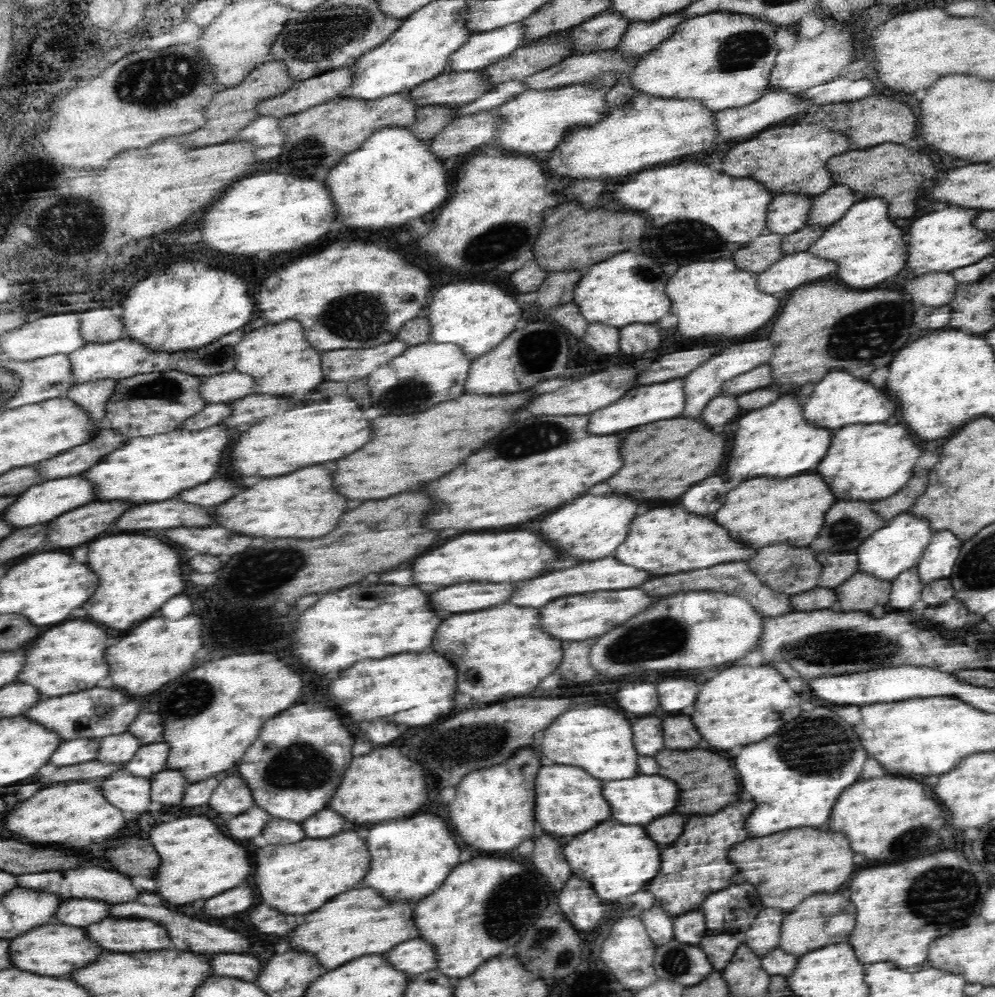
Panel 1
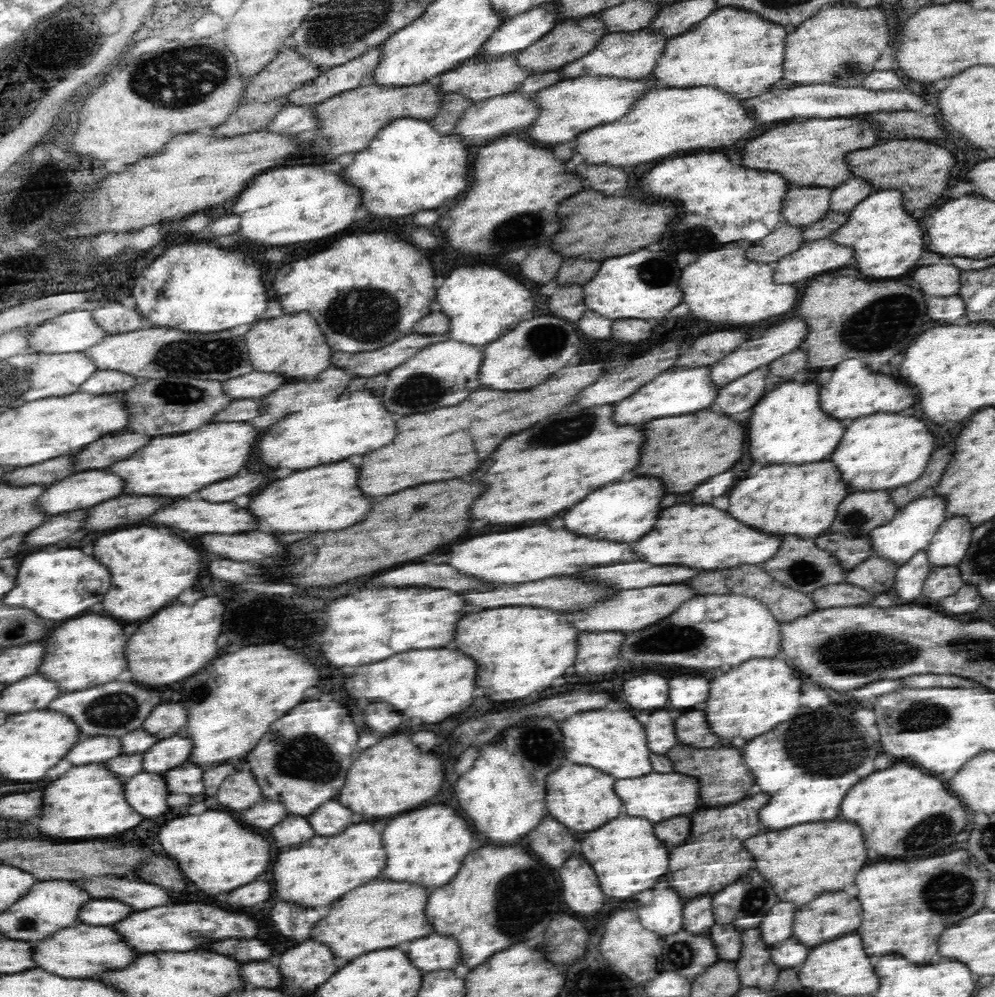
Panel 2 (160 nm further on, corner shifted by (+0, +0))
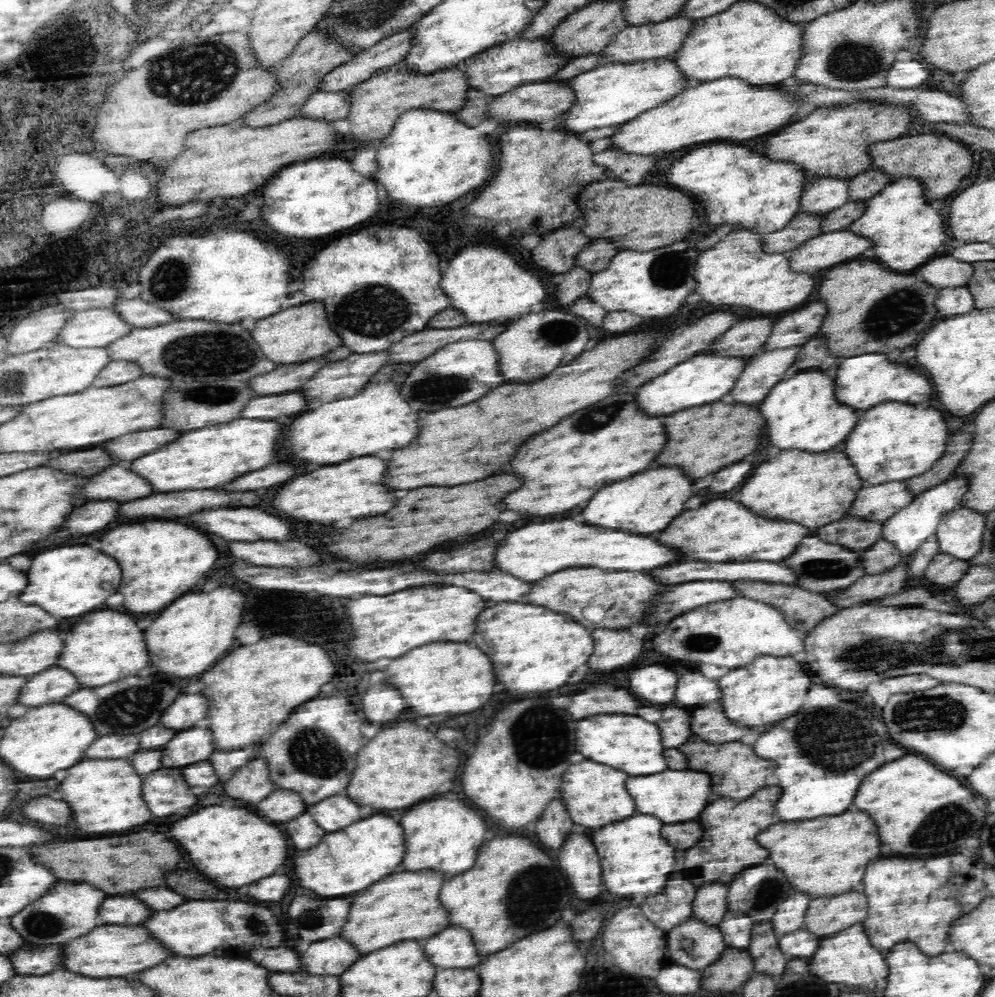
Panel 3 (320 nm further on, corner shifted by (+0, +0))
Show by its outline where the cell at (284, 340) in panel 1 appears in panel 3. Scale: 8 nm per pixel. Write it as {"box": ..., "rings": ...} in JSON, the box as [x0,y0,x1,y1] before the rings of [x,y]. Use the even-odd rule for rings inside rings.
{"box":[250,302,342,366],"rings":[[[310,302],[306,306],[292,306],[272,316],[257,320],[250,334],[262,349],[263,356],[274,362],[275,366],[324,357],[342,344],[338,334],[330,330],[330,322],[326,322],[326,308],[322,306],[322,302]]]}

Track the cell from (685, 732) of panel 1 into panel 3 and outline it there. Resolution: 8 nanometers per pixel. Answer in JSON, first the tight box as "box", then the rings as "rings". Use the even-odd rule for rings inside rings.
{"box":[692,702,754,744],"rings":[[[714,702],[710,708],[698,708],[692,714],[692,732],[712,744],[722,744],[722,742],[734,742],[746,736],[748,732],[754,732],[752,728],[742,728],[734,726],[724,714],[722,706]]]}

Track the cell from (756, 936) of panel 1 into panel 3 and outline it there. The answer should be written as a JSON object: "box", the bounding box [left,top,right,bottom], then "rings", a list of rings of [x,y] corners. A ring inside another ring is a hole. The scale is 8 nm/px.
{"box":[772,894,812,936],"rings":[[[796,894],[796,898],[788,898],[778,905],[774,916],[772,916],[772,929],[776,936],[786,936],[803,927],[806,906],[812,898],[806,898],[806,894]]]}

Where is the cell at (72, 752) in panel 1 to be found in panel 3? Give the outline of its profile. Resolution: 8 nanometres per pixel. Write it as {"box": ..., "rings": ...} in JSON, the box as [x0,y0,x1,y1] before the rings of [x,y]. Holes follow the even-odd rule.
{"box":[86,734,140,760],"rings":[[[107,734],[100,735],[94,744],[86,750],[86,758],[96,758],[96,760],[106,759],[130,759],[132,754],[140,751],[140,739],[138,735],[117,735]]]}

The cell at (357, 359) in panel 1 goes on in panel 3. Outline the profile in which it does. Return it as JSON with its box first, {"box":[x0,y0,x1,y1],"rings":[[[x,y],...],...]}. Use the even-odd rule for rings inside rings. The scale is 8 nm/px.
{"box":[386,322,510,363],"rings":[[[510,322],[500,325],[470,325],[458,328],[433,329],[427,327],[420,332],[406,335],[394,346],[386,348],[390,350],[390,358],[386,363],[392,362],[420,362],[420,360],[434,354],[439,347],[452,342],[460,342],[466,339],[484,339],[492,341],[498,334],[506,330]]]}

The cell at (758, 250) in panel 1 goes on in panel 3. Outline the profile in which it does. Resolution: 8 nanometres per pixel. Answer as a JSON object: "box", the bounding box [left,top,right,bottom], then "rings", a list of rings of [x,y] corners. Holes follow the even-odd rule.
{"box":[762,212,824,254],"rings":[[[799,212],[776,232],[763,235],[762,249],[768,254],[785,253],[802,246],[810,238],[822,234],[824,217],[815,217],[810,213]]]}

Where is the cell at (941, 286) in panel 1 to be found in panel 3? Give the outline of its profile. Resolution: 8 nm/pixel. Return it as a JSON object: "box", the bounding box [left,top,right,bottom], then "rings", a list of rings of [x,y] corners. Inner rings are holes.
{"box":[920,256,974,288],"rings":[[[953,256],[934,258],[920,268],[920,274],[926,282],[938,288],[958,288],[966,286],[974,272],[973,263],[962,262]]]}

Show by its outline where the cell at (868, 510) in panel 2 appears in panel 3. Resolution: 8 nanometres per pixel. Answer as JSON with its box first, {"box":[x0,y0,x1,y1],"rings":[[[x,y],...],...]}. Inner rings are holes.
{"box":[846,481,914,522],"rings":[[[906,481],[885,482],[884,484],[862,487],[852,502],[852,508],[846,515],[862,521],[886,522],[902,507],[914,500],[912,491],[906,487]]]}

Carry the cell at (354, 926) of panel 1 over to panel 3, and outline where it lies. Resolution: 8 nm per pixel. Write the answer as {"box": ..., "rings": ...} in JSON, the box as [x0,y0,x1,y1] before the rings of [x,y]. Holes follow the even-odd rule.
{"box":[340,870,450,954],"rings":[[[434,870],[398,872],[398,874],[382,878],[380,882],[368,886],[366,890],[358,892],[358,896],[354,896],[348,922],[342,928],[340,936],[344,940],[352,942],[358,948],[358,952],[362,952],[362,954],[368,954],[368,952],[392,946],[392,944],[402,942],[402,940],[420,940],[420,938],[434,936],[438,930],[444,930],[444,928],[450,926],[446,922],[446,910],[442,910],[442,906],[438,906],[438,894],[442,890],[442,884],[444,884],[442,874],[434,874]]]}

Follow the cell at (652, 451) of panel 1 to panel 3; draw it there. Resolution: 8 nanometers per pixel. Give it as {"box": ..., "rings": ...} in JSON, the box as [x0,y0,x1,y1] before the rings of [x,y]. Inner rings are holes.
{"box":[656,400,766,478],"rings":[[[718,400],[714,404],[696,406],[694,410],[682,410],[678,414],[672,414],[666,418],[664,424],[668,430],[668,444],[664,446],[664,450],[660,452],[656,462],[664,464],[664,466],[680,466],[680,468],[684,468],[684,472],[688,476],[704,478],[708,474],[714,474],[714,472],[742,460],[744,456],[752,454],[758,448],[758,442],[764,438],[766,420],[762,418],[762,414],[758,414],[758,408],[752,408],[746,404],[724,404],[722,400]]]}

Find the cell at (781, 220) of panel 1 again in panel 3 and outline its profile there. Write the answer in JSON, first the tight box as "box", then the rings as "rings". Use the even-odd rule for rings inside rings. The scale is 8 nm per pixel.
{"box":[799,177,850,217],"rings":[[[819,177],[805,185],[799,212],[824,217],[831,210],[850,201],[850,180],[834,177]]]}

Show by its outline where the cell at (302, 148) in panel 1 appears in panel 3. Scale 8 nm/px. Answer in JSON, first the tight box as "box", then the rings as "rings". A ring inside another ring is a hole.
{"box":[347,64,466,140],"rings":[[[395,64],[379,71],[376,75],[354,86],[347,95],[350,107],[350,134],[354,138],[366,140],[383,139],[388,134],[398,117],[410,109],[434,109],[447,113],[454,113],[464,106],[466,92],[466,73],[463,67],[439,70],[437,73],[424,75],[406,72],[402,64]]]}

